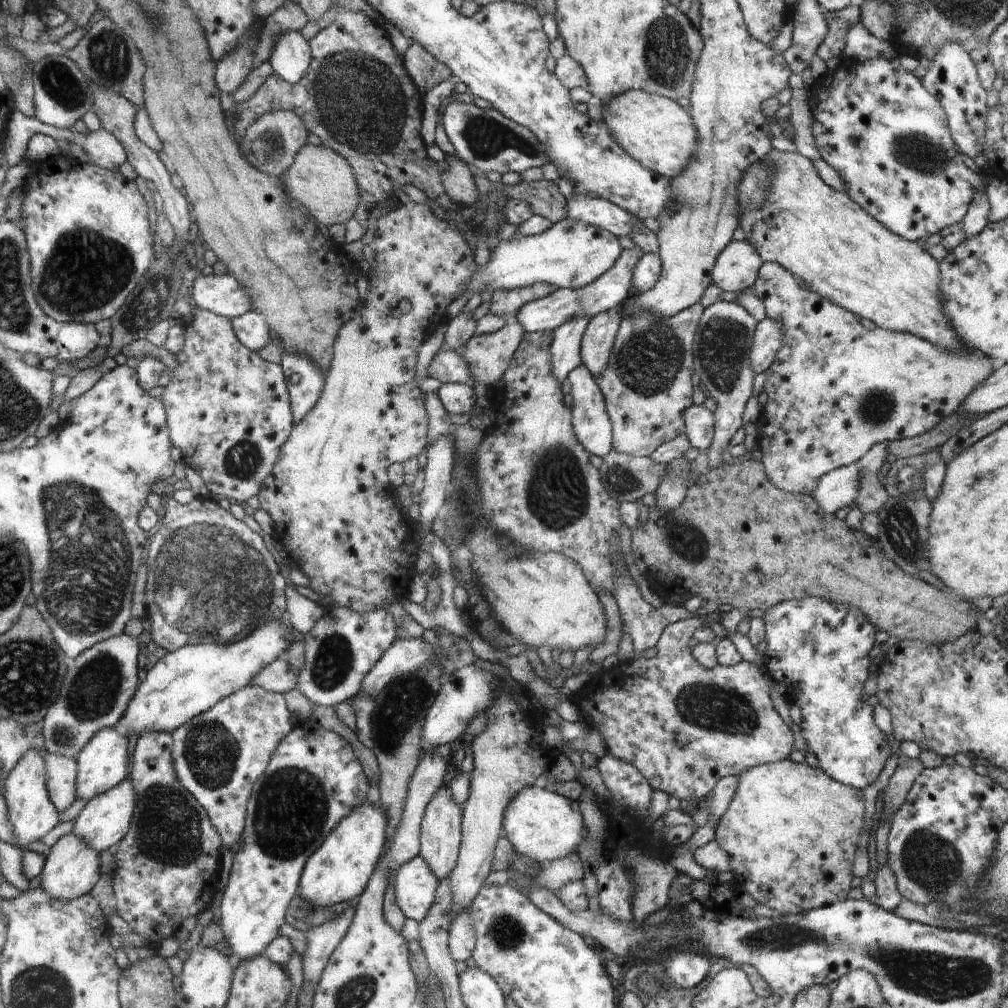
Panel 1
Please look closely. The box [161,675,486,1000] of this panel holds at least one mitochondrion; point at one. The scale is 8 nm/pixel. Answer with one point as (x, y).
(292, 808)

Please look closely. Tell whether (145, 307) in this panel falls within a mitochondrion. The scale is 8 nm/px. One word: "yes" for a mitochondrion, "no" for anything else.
yes

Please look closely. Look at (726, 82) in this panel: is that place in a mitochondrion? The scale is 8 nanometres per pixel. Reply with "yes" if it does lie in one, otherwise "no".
no

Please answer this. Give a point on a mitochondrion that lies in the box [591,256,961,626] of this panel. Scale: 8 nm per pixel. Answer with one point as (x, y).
(650, 359)

